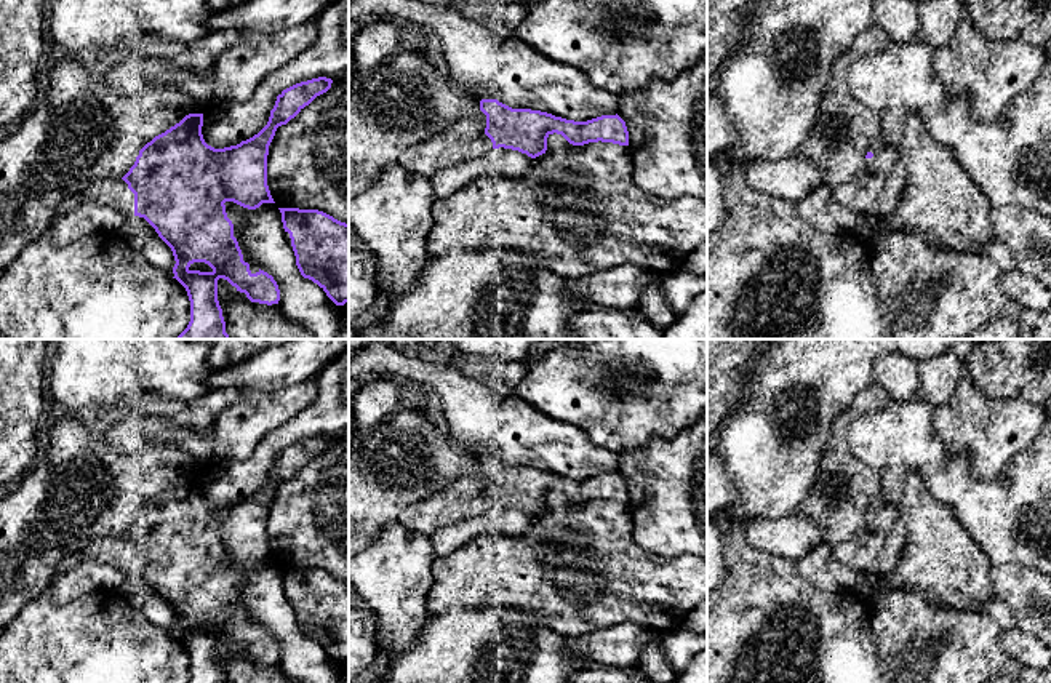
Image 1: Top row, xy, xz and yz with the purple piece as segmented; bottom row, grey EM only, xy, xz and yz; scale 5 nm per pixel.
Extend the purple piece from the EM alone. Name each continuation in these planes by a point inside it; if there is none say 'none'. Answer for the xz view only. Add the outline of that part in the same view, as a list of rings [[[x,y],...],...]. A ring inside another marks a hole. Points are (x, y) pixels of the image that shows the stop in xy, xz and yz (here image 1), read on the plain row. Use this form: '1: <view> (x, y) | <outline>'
1: xz (464, 498) | [[[478,469],[474,477],[453,480],[435,496],[405,507],[398,523],[429,537],[437,528],[493,509],[493,501],[485,493],[485,486],[486,473]]]

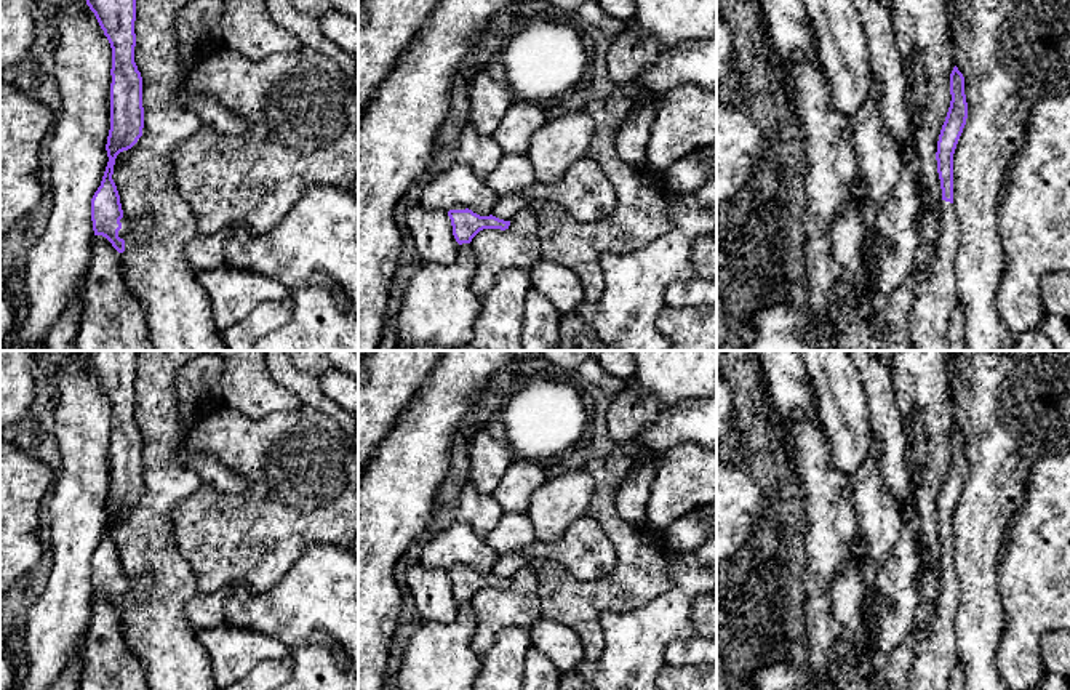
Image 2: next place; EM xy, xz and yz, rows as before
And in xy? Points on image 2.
1: xy (139, 588) | [[[144,573],[138,578],[122,576],[122,588],[118,589],[118,596],[125,597],[126,594],[133,594],[134,599],[126,605],[141,605],[150,592],[150,575]]]

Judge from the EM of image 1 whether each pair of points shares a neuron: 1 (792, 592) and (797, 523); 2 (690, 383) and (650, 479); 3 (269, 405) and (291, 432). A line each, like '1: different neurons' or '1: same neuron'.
1: different neurons
2: different neurons
3: different neurons

